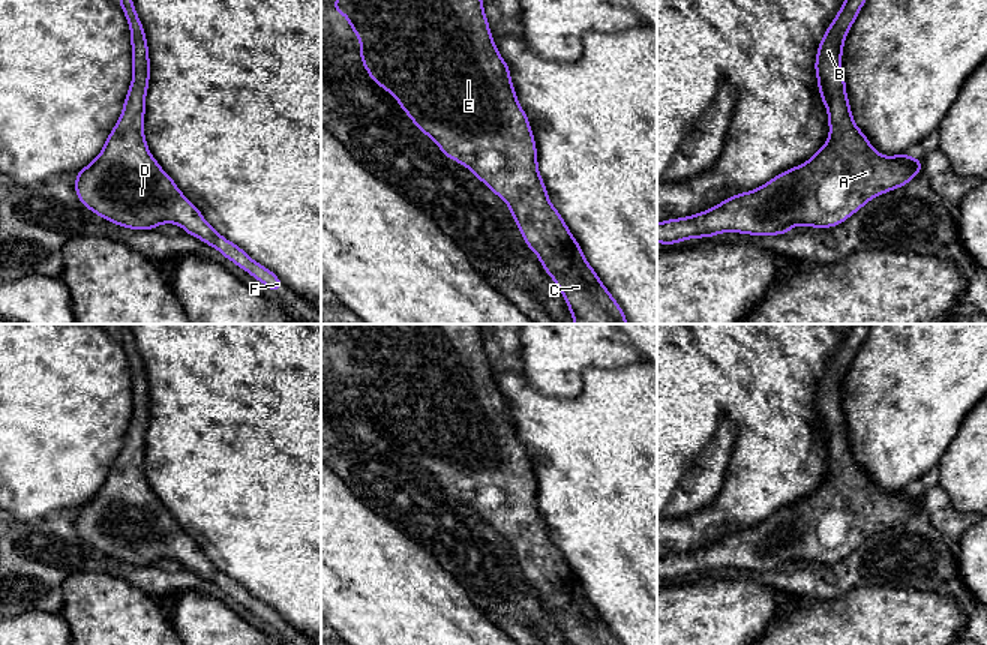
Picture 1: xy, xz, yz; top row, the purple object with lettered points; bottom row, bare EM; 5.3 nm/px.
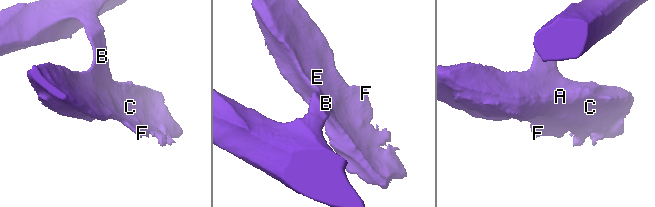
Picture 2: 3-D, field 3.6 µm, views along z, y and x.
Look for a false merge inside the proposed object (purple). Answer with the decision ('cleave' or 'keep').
keep

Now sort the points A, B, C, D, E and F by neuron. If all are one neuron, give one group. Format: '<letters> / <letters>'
A B C D E F

